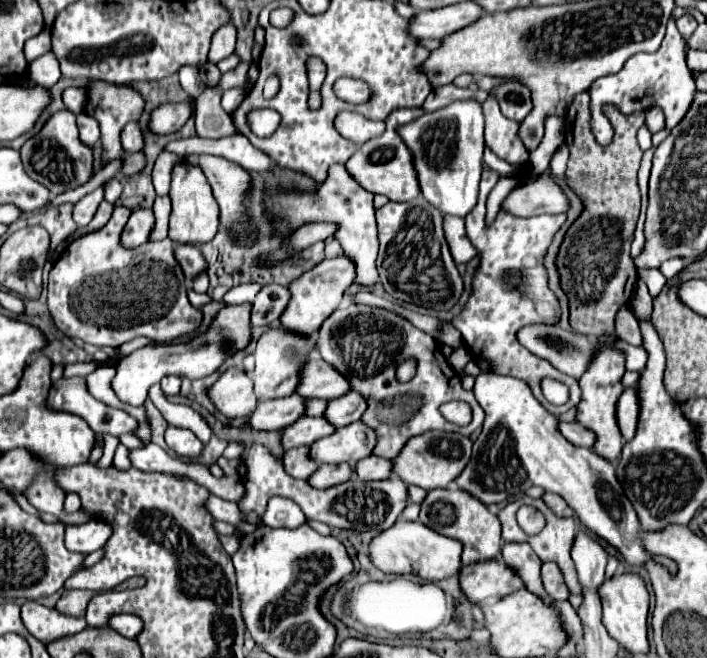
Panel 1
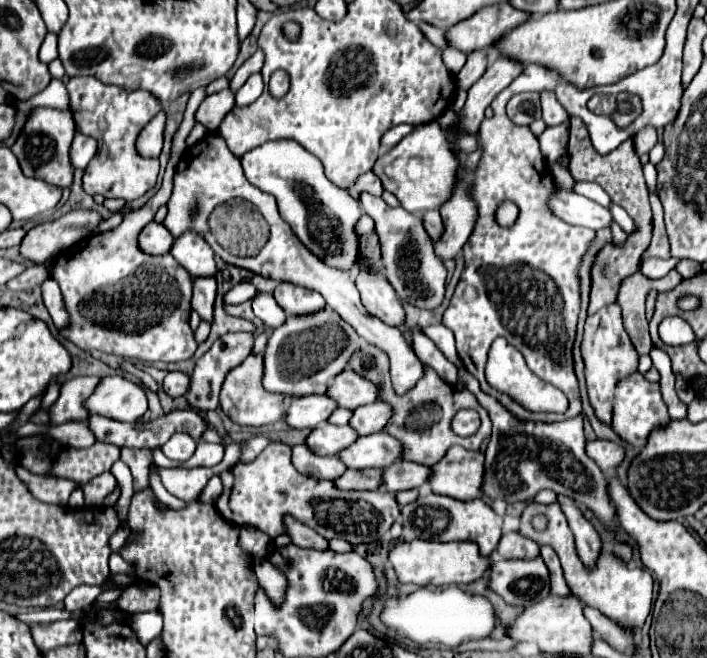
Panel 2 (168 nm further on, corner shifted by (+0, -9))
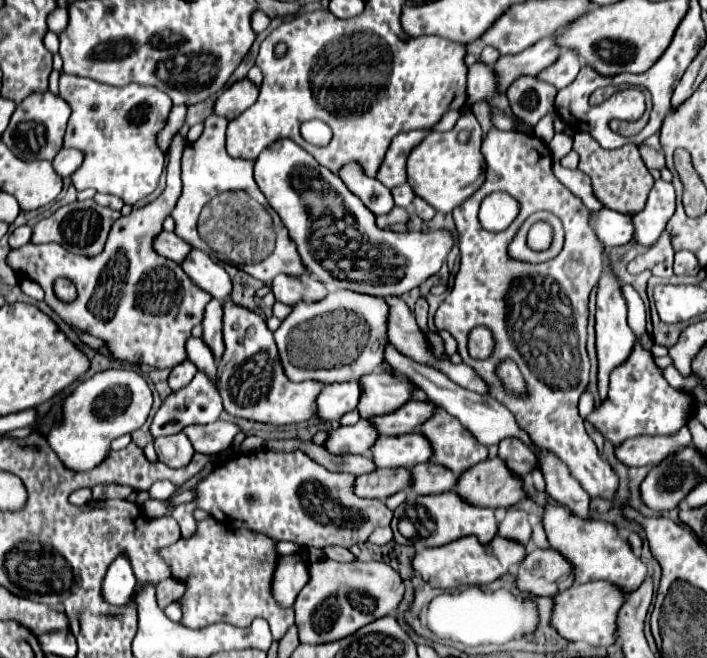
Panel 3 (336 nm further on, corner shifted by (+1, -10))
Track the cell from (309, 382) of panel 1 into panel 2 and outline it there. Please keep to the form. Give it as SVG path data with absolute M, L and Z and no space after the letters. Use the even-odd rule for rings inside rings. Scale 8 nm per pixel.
M344 370L332 380L326 390L326 396L332 398L340 408L356 410L356 406L376 402L378 390L376 386L372 386L372 382L360 378L356 372Z

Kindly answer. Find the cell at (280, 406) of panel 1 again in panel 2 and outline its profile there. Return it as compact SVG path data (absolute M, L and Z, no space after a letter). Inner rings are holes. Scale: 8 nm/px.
M304 396L304 398L292 398L292 402L286 408L284 422L290 428L316 428L320 422L326 422L332 410L336 408L336 402L330 402L328 396Z

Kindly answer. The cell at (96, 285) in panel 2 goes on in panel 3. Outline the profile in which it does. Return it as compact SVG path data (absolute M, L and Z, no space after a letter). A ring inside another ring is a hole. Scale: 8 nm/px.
M177 135L169 147L165 191L145 207L121 215L113 223L99 257L73 257L59 243L27 243L19 249L11 249L7 255L7 265L15 273L29 277L43 287L45 303L65 323L107 341L115 359L135 365L145 363L155 369L173 369L187 359L185 341L191 337L191 329L201 325L205 307L211 301L211 295L195 287L181 265L161 257L153 249L153 239L163 231L163 221L169 217L181 195L179 159L183 147L185 143L181 135ZM57 277L69 277L77 285L77 301L63 303L55 297L53 281Z

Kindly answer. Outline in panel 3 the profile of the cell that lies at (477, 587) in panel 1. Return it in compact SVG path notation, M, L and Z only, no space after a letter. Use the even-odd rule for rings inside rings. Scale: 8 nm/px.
M533 549L517 571L517 587L531 595L557 595L575 581L573 565L555 549Z

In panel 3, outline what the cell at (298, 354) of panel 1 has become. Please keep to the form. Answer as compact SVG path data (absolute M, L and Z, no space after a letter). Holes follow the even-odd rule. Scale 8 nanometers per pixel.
M333 291L315 303L297 303L275 331L281 363L291 381L315 379L325 385L369 375L385 361L389 305L383 297ZM311 323L311 329L309 329Z

